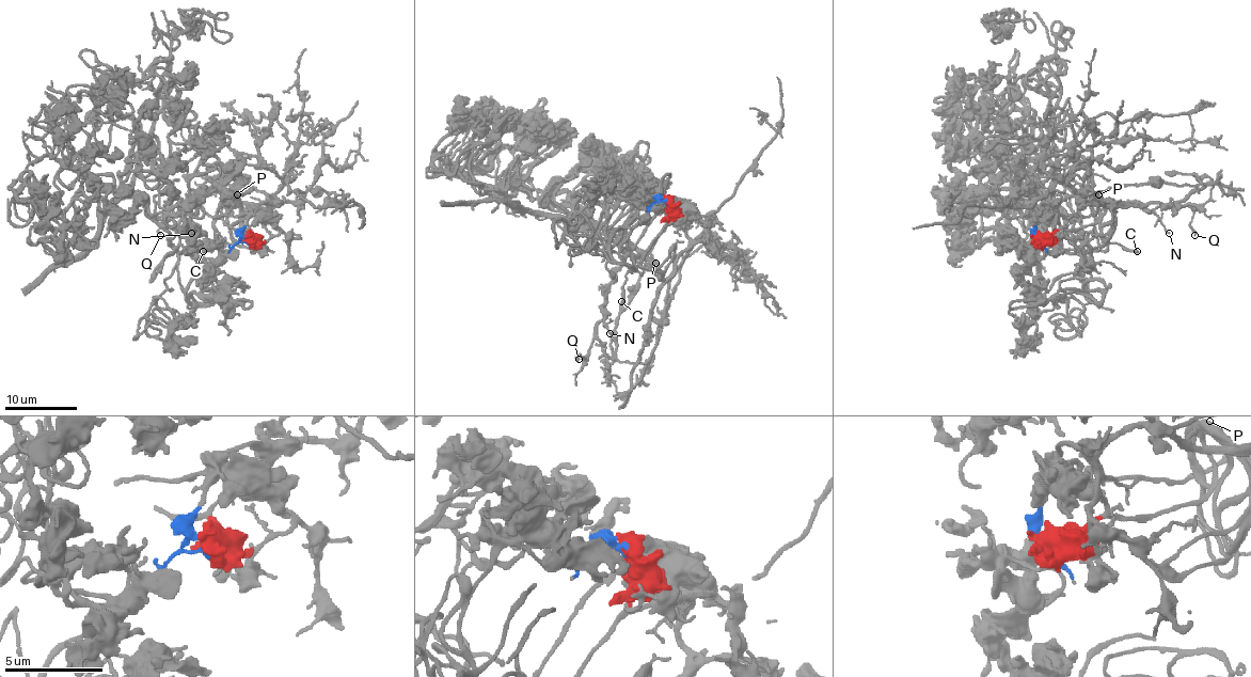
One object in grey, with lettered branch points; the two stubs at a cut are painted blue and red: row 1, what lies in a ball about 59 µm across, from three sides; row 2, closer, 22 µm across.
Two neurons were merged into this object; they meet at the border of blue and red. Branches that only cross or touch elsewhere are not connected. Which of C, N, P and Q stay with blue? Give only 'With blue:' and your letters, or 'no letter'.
With blue: N, Q

